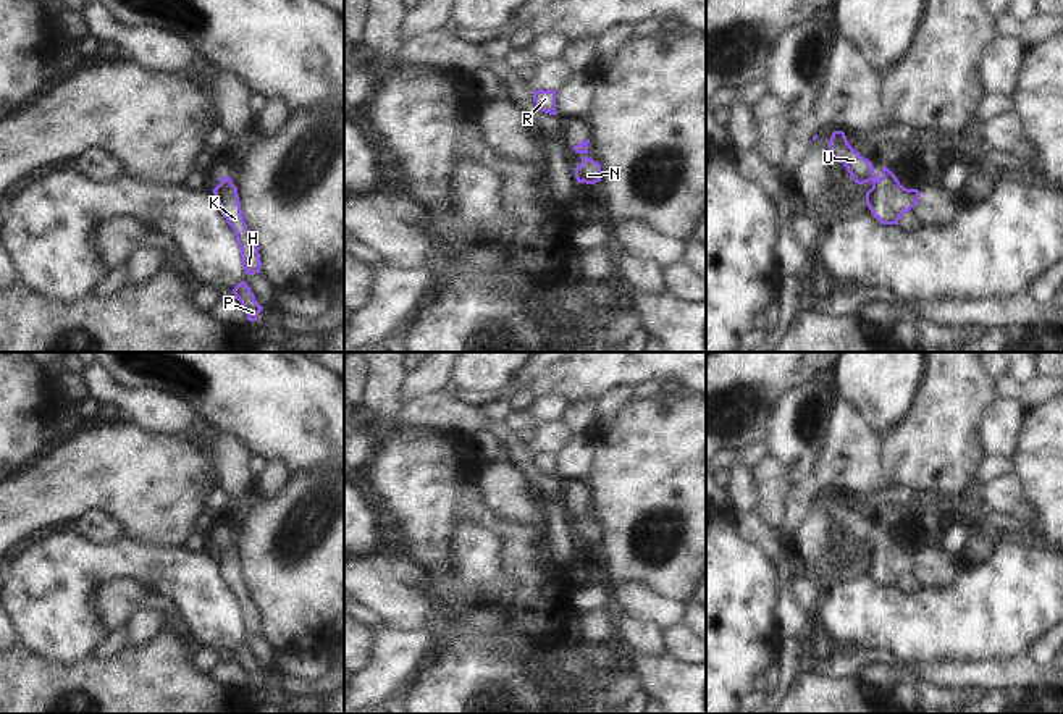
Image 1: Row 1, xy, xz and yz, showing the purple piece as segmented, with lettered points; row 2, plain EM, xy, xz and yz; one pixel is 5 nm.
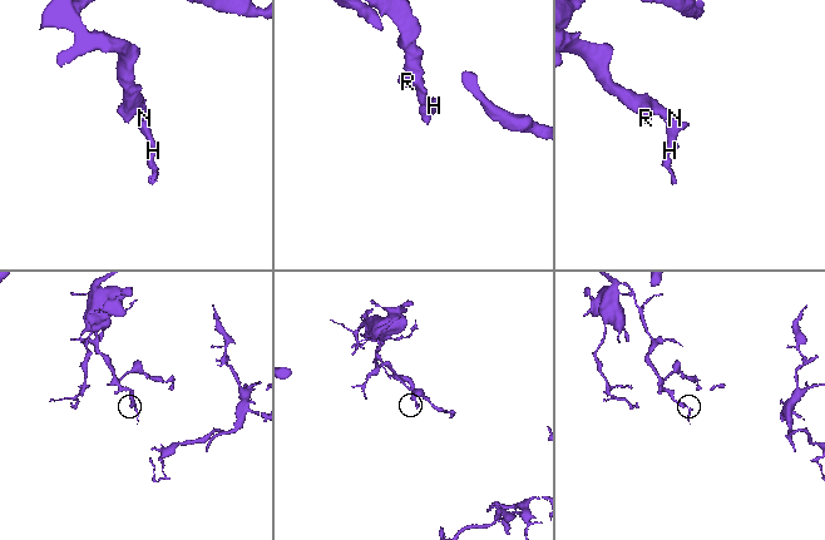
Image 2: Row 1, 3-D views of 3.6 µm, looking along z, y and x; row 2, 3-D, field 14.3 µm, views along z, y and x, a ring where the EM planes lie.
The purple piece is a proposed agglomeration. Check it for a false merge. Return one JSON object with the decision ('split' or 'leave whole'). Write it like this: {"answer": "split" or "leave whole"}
{"answer": "leave whole"}

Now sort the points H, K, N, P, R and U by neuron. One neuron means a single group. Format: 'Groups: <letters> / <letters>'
Groups: H K N P R U

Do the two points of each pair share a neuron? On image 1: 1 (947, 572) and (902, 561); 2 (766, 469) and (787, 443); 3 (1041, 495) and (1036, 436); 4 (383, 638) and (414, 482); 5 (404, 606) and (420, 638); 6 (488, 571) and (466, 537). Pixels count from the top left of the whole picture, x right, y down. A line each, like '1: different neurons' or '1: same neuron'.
1: same neuron
2: different neurons
3: same neuron
4: different neurons
5: different neurons
6: same neuron

